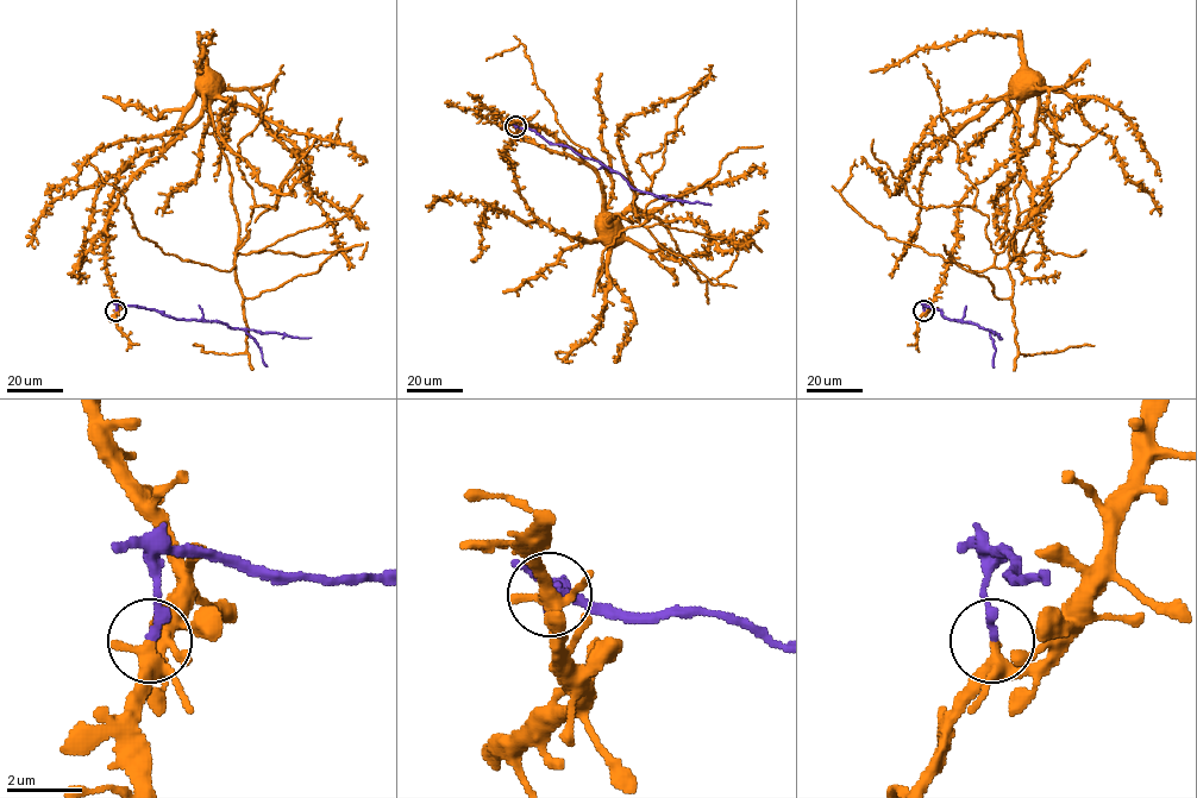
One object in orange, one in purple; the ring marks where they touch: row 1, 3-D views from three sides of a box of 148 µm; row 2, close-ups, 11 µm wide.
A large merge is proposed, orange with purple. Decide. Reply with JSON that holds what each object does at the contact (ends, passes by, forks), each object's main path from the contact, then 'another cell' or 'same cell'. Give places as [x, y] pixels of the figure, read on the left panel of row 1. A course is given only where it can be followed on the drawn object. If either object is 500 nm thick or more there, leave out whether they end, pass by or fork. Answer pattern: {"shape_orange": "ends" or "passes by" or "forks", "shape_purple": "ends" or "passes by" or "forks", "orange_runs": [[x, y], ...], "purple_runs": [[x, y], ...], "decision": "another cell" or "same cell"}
{"shape_orange": "forks", "shape_purple": "ends", "orange_runs": [[116, 309], [104, 257], [111, 195], [118, 175], [139, 154], [168, 142], [200, 89], [198, 80], [202, 86]], "purple_runs": [[116, 309], [118, 303], [138, 306], [175, 319], [217, 321], [234, 328], [311, 338]], "decision": "another cell"}

